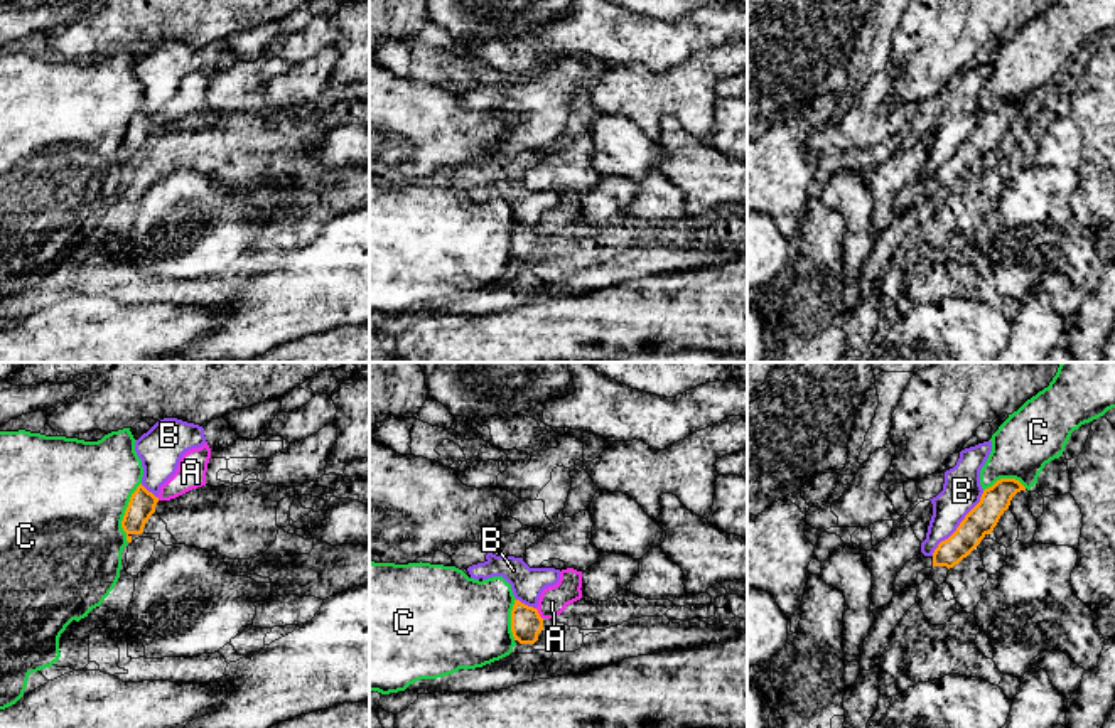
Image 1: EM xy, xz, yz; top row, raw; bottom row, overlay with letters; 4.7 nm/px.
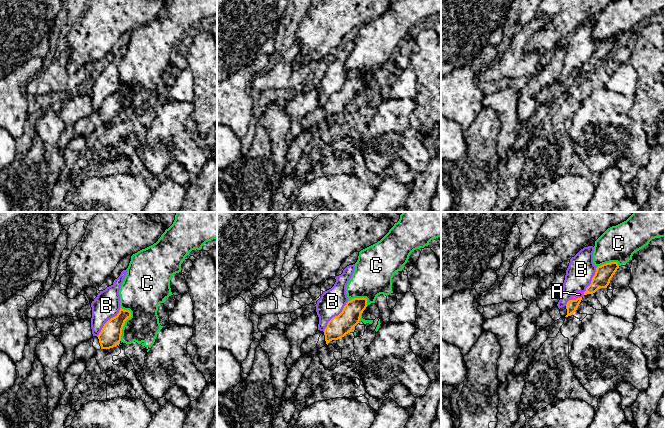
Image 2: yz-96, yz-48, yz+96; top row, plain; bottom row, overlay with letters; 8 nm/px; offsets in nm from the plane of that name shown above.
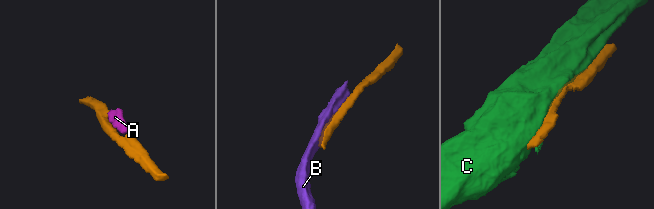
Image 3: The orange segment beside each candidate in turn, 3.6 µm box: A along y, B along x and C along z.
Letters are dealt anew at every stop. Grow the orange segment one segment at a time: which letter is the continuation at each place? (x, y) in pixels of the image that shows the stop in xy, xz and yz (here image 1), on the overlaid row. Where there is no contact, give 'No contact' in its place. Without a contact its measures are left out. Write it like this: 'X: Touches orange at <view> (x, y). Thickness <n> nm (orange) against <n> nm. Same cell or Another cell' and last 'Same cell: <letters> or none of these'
A: Touches orange at xz (538, 614). Thickness 150 nm (orange) against 130 nm. Same cell
B: Touches orange at yz (960, 524). Thickness 140 nm (orange) against 190 nm. Another cell
C: Touches orange at xy (125, 513). Thickness 130 nm (orange) against 500 nm. Another cell
Same cell: A

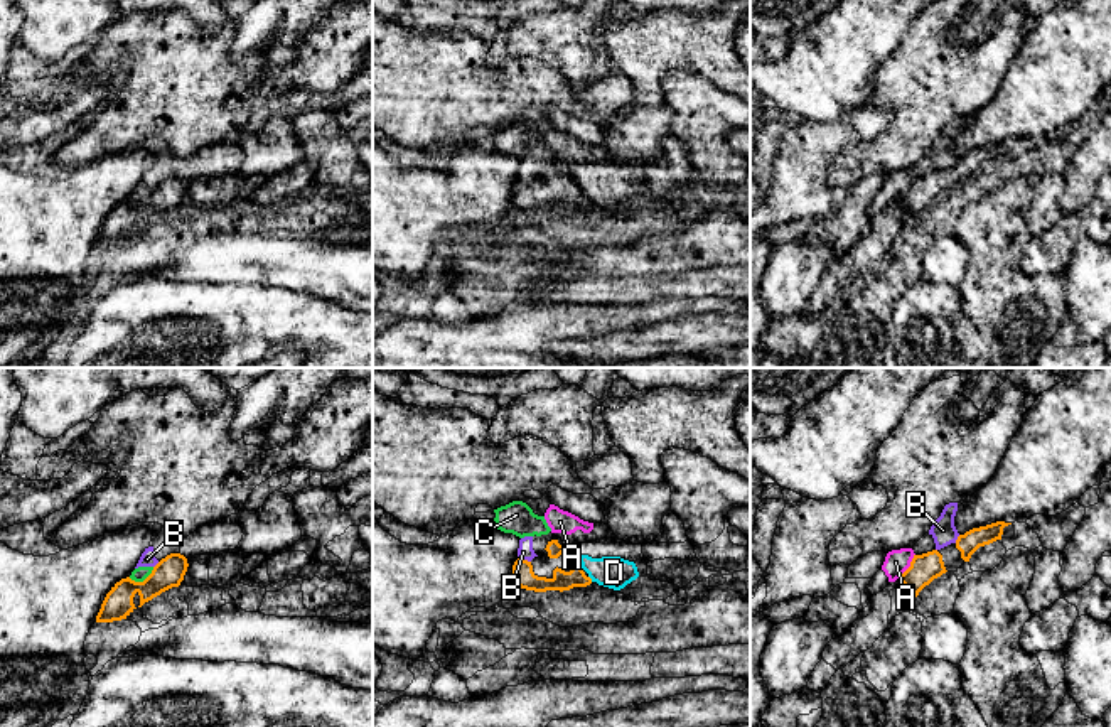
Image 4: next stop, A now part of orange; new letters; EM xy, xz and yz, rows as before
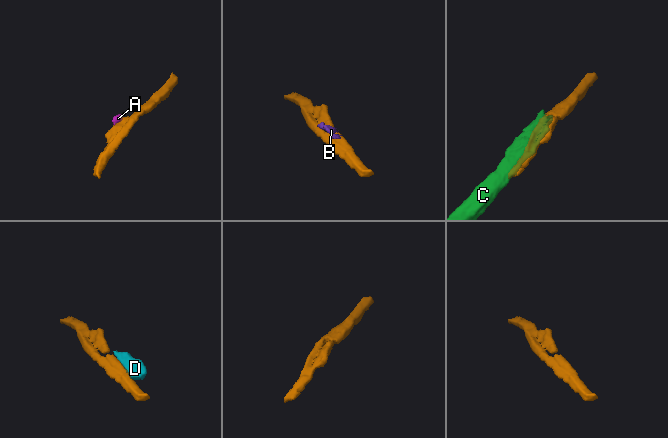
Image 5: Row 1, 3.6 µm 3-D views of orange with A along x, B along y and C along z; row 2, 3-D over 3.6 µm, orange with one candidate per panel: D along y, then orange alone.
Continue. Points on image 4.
A: Touches orange at yz (911, 565). Thickness 140 nm (orange) against 110 nm. Another cell
B: Touches orange at xz (525, 560). Thickness 110 nm (orange) against 80 nm. Another cell
C: Touches orange at xy (144, 581). Thickness 150 nm (orange) against 70 nm. Another cell
D: Touches orange at xz (590, 579). Thickness 100 nm (orange) against 160 nm. Another cell
Same cell: none of these

